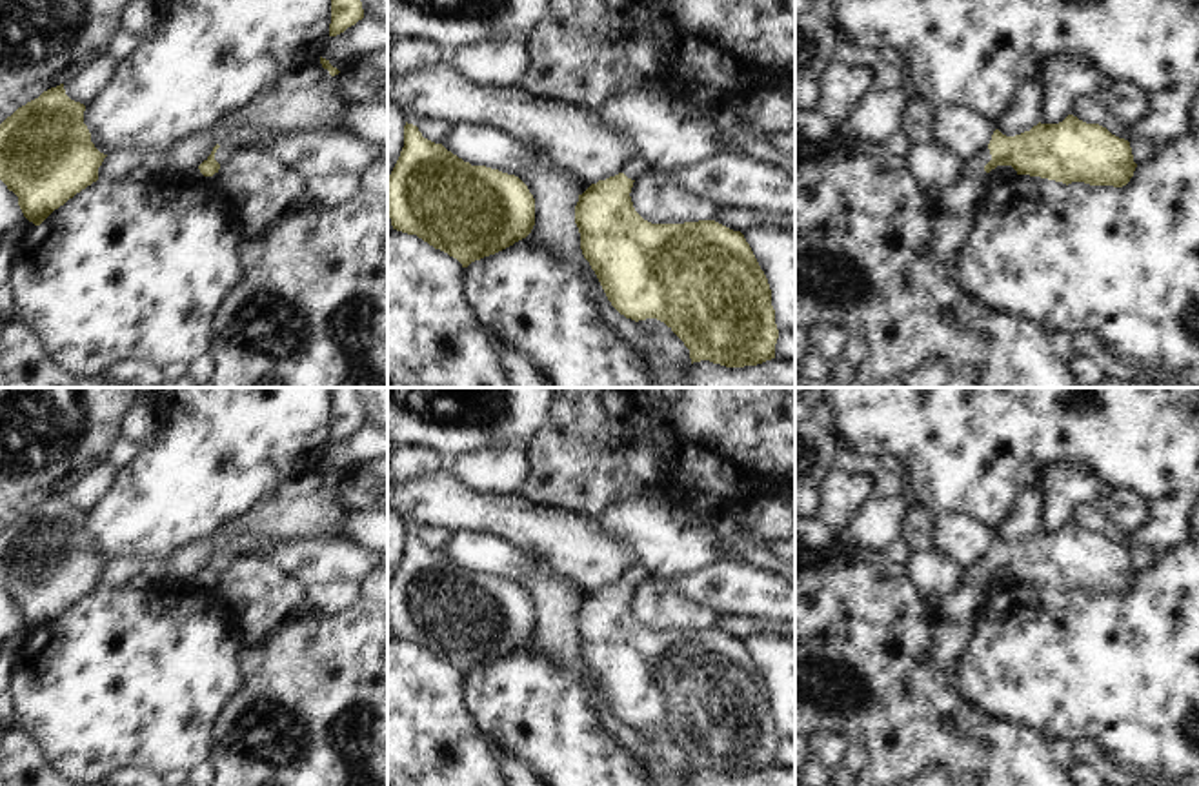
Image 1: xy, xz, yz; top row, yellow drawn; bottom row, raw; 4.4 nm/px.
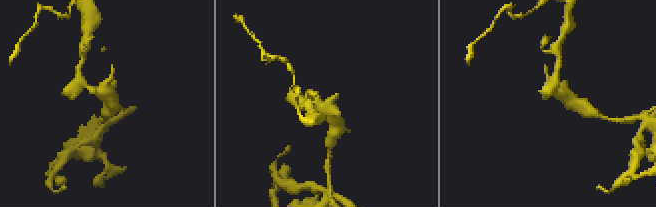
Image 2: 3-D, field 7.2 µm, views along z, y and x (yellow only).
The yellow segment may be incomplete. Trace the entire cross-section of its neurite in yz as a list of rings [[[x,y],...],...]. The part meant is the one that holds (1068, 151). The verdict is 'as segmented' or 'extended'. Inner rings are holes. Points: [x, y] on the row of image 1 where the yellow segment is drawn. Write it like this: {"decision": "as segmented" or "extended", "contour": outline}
{"decision": "extended", "contour": [[[1068,115],[1059,124],[1037,124],[1030,131],[1006,136],[993,131],[988,147],[968,158],[957,182],[950,186],[933,211],[932,257],[937,262],[955,258],[973,231],[975,213],[988,193],[979,171],[1012,166],[1017,175],[1041,176],[1063,184],[1123,187],[1134,176],[1130,142],[1099,124]]]}

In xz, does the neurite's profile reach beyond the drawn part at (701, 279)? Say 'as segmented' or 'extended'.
extended

